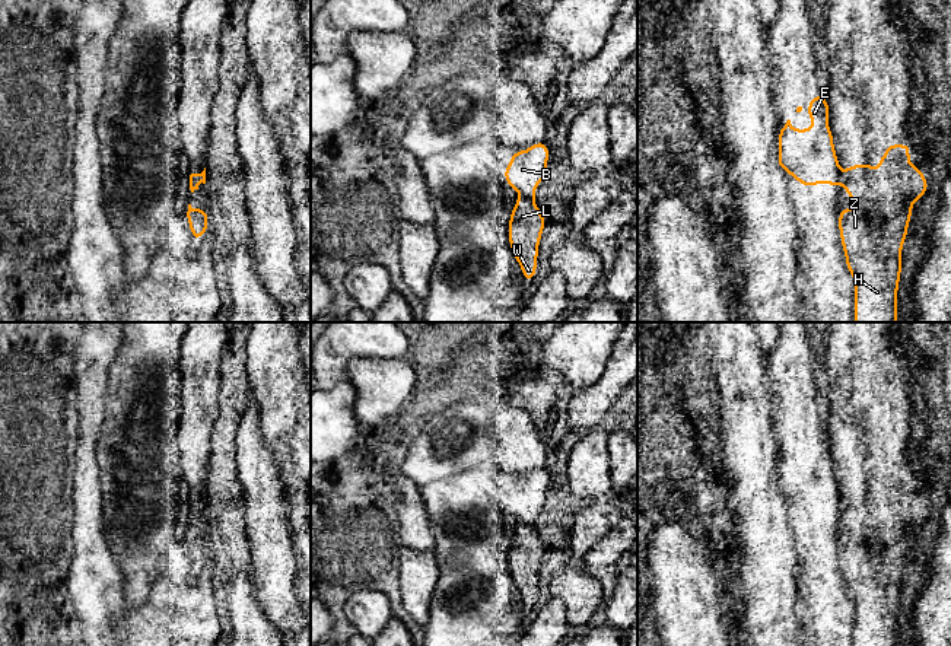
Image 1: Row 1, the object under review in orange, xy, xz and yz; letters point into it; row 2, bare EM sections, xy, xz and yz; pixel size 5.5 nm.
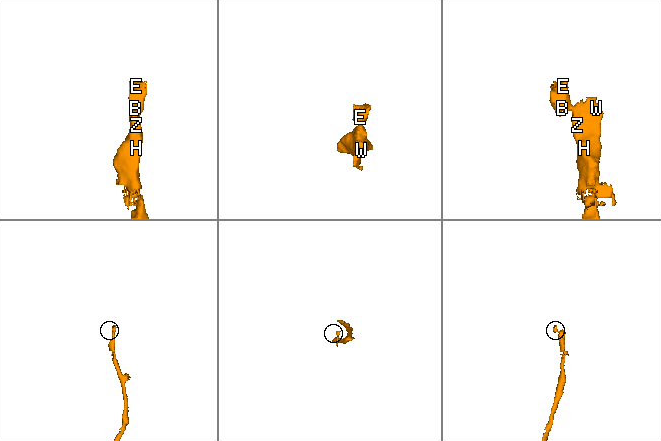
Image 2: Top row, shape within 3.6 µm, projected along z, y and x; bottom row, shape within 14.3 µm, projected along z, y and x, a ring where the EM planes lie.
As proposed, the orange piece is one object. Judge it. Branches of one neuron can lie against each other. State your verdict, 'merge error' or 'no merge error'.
merge error

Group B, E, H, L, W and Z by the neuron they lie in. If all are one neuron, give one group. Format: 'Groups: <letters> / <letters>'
Groups: B E / H L W Z

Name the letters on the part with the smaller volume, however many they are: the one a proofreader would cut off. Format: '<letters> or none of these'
B, E

